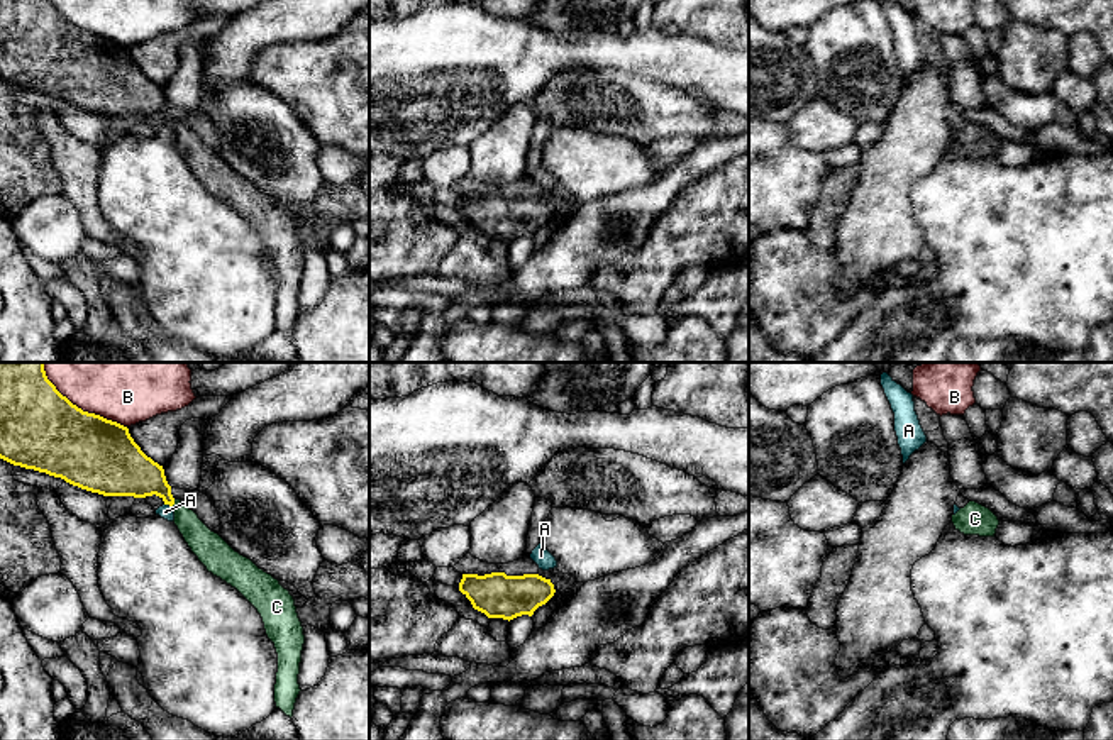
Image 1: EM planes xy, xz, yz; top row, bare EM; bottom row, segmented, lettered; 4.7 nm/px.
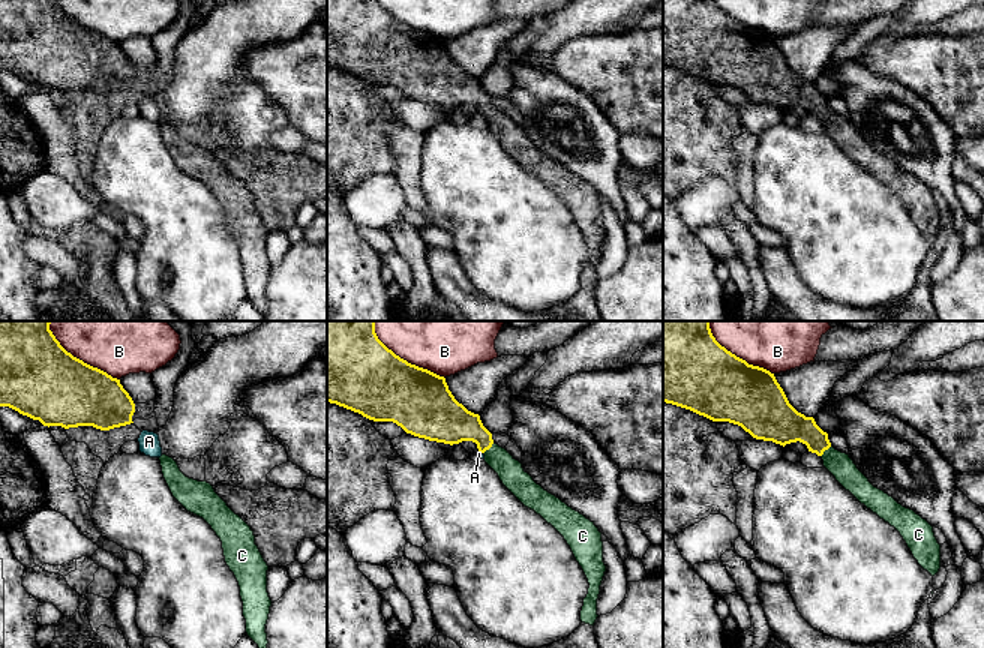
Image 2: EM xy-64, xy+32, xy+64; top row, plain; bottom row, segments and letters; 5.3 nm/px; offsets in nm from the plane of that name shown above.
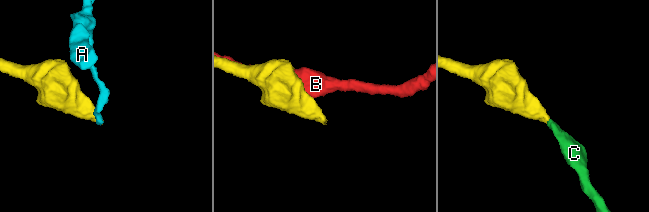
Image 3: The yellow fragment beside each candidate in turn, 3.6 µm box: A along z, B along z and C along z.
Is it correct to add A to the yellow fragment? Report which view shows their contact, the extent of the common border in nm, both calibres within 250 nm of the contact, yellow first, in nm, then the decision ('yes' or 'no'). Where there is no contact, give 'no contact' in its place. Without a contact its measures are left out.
meets yellow in xy; contact 40 nm long; 240 nm thick on the yellow side, 70 nm on the other; no

